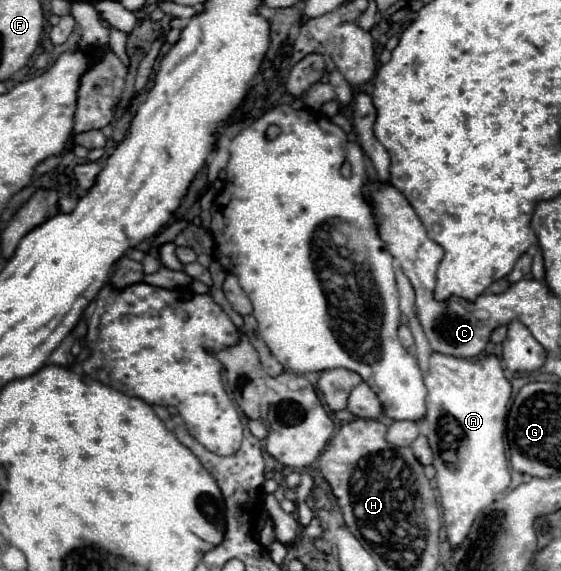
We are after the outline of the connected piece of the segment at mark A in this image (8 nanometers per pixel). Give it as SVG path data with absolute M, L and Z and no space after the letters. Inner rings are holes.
M432 352L430 356L430 372L426 376L428 386L428 398L426 398L426 436L436 450L434 466L436 466L436 488L440 492L440 504L444 512L444 526L446 526L446 538L452 548L462 546L464 538L468 536L468 530L474 522L474 518L494 502L496 494L504 492L510 484L510 472L506 462L506 450L504 450L504 418L508 412L508 402L512 396L512 386L504 378L502 364L496 356L482 356L482 358L454 358L444 356L438 352Z

